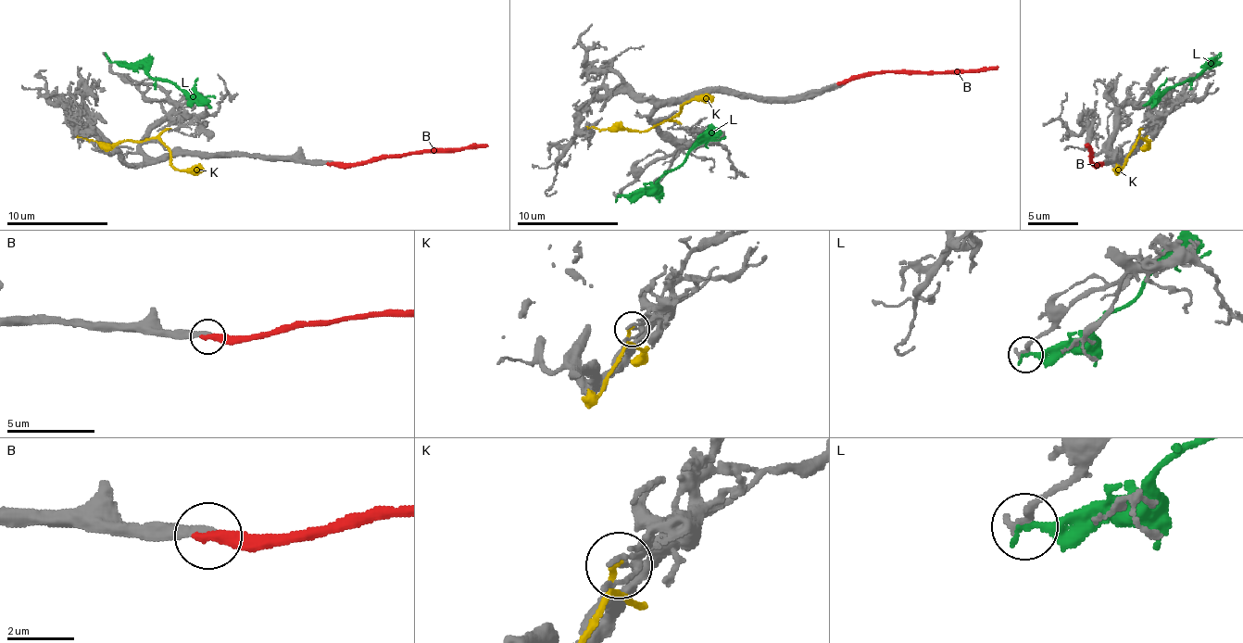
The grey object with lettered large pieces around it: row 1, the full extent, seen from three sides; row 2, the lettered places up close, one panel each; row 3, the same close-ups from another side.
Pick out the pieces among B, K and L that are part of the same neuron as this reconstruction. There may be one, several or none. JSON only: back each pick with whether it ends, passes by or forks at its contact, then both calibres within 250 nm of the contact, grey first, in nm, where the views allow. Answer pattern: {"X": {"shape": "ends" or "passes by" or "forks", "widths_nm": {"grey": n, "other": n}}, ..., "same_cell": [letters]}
{"B": {"shape": "ends", "widths_nm": {"grey": 280, "other": 360}}, "same_cell": ["B"]}

